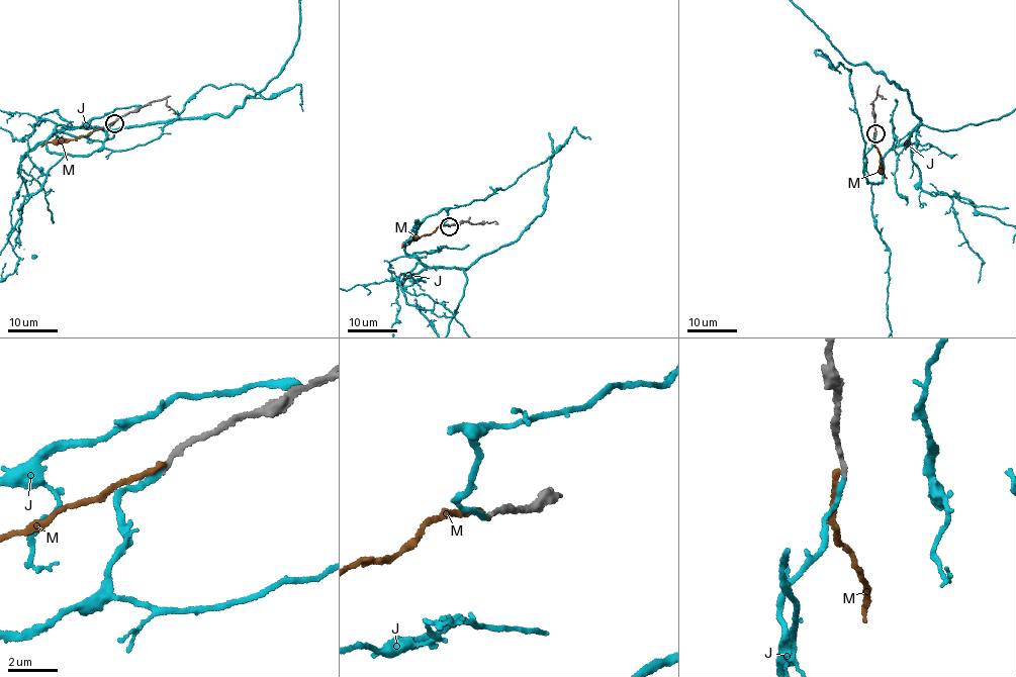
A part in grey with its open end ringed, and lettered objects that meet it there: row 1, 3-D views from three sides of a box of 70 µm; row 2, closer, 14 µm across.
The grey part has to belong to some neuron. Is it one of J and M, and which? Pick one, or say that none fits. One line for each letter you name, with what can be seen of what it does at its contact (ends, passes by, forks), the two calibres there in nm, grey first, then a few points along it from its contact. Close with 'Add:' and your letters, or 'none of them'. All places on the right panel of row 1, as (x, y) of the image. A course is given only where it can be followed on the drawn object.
J: it ends; calibres 200 and 190 nm
Add: J

